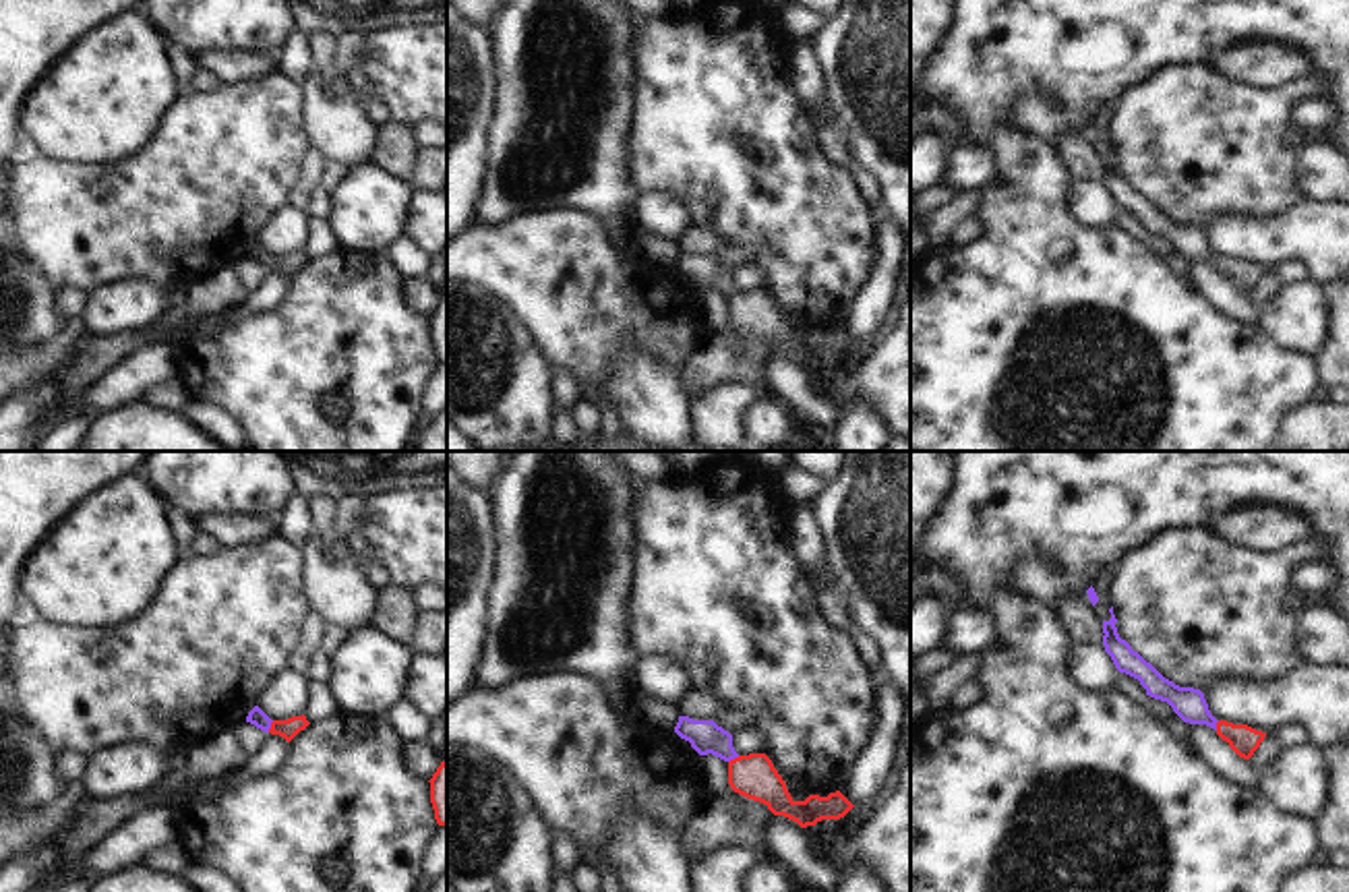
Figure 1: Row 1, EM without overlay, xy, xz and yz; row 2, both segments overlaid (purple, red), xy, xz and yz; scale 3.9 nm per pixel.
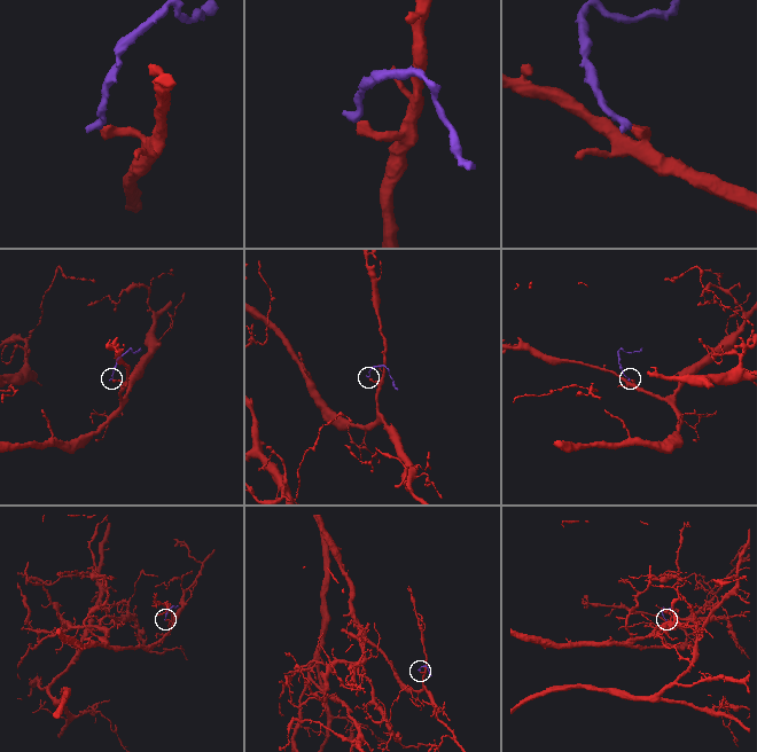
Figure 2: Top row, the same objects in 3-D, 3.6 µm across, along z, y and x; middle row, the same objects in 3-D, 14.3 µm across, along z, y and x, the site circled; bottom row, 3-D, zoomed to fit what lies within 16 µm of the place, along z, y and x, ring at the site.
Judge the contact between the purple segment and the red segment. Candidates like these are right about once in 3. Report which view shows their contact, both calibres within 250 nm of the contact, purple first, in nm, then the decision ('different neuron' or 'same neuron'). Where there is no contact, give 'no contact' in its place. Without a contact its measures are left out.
xy | 70/80 nm | same neuron

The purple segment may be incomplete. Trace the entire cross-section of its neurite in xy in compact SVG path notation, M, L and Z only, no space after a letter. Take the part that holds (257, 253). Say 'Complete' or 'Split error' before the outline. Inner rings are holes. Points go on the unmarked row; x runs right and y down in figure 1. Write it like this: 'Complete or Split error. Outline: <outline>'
Split error. Outline: M259 242L248 248L246 259L254 261L265 269L279 271L288 279L310 261L304 250L292 252L288 257L271 257Z

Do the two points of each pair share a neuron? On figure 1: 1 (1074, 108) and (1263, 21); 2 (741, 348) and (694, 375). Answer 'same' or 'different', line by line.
1: same
2: different

